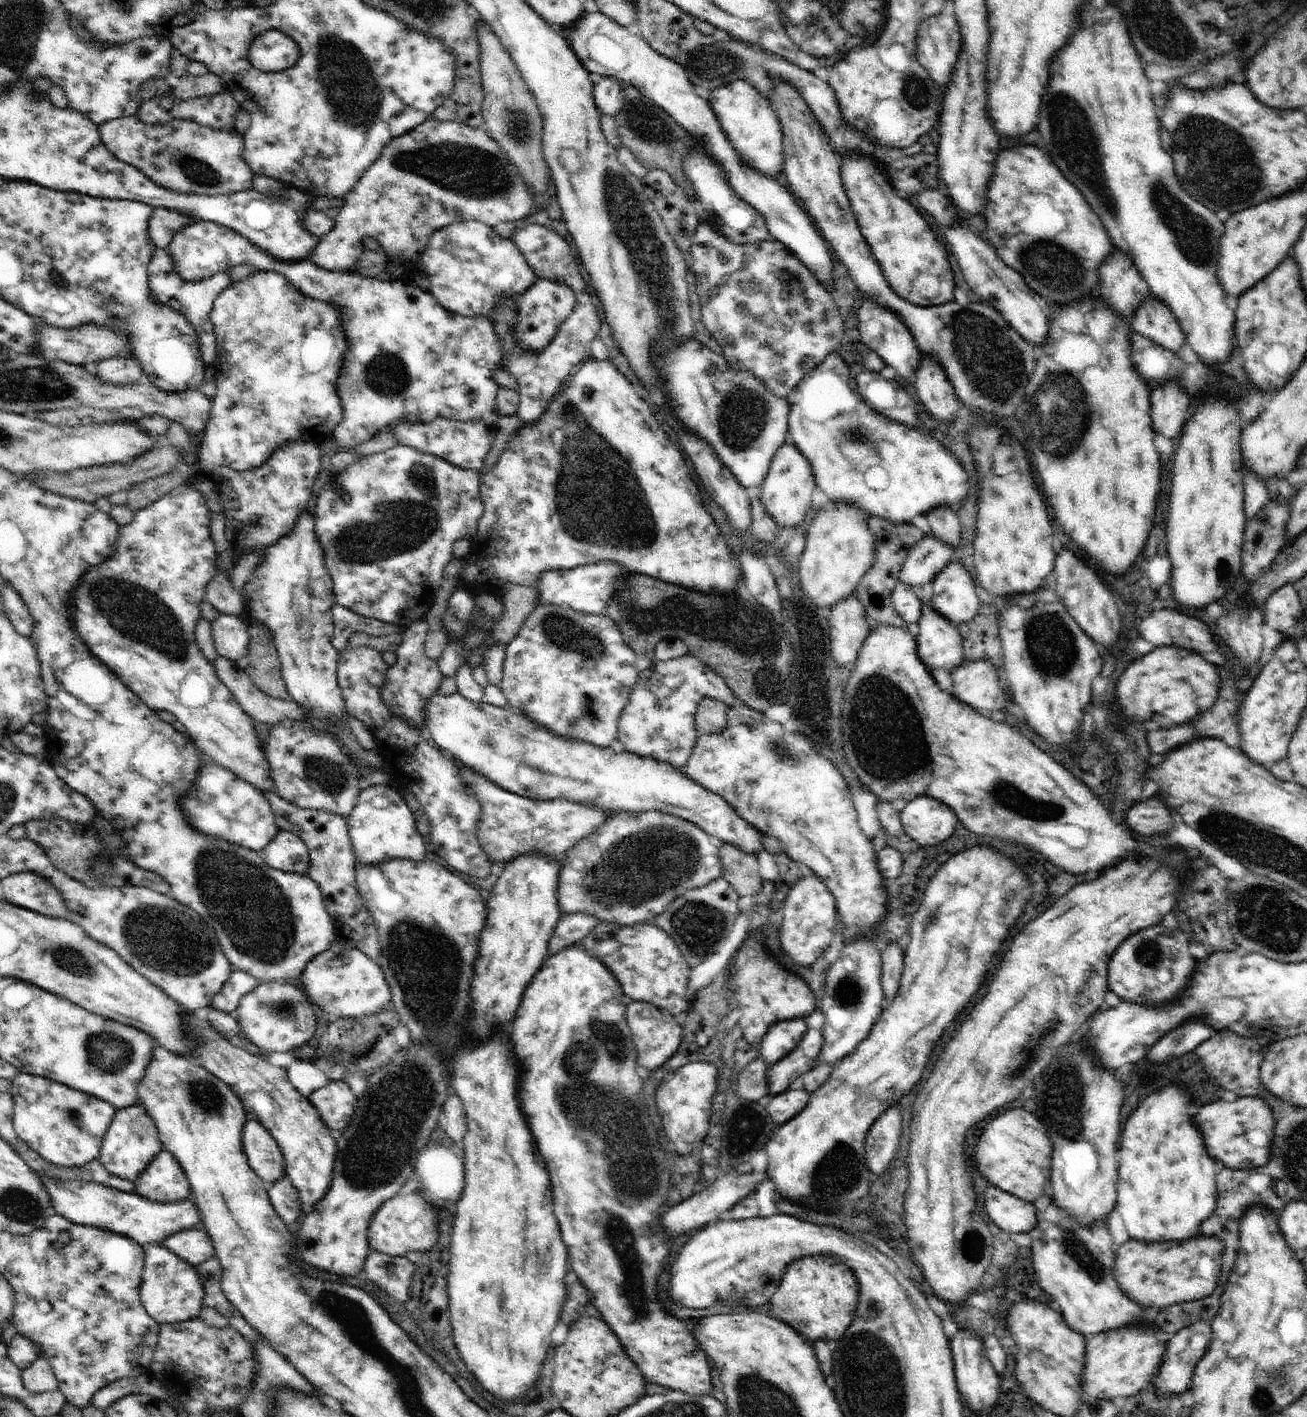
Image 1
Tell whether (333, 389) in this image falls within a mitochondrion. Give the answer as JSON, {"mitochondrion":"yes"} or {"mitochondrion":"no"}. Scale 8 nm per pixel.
{"mitochondrion":"no"}

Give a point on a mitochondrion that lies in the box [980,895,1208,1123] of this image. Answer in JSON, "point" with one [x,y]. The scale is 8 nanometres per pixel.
{"point":[1148,953]}

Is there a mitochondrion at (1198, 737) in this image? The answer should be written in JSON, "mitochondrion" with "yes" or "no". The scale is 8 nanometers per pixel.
{"mitochondrion":"no"}

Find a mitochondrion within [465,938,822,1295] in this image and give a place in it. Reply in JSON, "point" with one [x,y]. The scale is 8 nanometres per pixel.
{"point":[745,1127]}

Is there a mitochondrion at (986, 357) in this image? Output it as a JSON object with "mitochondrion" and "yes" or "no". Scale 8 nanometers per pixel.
{"mitochondrion":"yes"}

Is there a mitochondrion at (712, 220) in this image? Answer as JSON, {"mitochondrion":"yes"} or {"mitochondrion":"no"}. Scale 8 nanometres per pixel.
{"mitochondrion":"no"}

